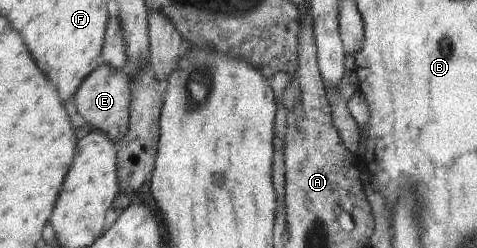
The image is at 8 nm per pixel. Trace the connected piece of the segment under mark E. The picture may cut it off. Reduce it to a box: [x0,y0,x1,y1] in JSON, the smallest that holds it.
[74,65,131,143]

